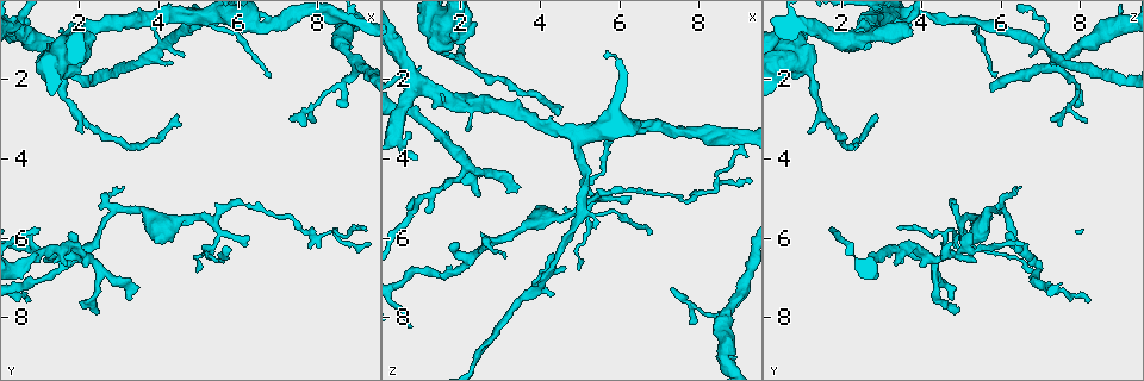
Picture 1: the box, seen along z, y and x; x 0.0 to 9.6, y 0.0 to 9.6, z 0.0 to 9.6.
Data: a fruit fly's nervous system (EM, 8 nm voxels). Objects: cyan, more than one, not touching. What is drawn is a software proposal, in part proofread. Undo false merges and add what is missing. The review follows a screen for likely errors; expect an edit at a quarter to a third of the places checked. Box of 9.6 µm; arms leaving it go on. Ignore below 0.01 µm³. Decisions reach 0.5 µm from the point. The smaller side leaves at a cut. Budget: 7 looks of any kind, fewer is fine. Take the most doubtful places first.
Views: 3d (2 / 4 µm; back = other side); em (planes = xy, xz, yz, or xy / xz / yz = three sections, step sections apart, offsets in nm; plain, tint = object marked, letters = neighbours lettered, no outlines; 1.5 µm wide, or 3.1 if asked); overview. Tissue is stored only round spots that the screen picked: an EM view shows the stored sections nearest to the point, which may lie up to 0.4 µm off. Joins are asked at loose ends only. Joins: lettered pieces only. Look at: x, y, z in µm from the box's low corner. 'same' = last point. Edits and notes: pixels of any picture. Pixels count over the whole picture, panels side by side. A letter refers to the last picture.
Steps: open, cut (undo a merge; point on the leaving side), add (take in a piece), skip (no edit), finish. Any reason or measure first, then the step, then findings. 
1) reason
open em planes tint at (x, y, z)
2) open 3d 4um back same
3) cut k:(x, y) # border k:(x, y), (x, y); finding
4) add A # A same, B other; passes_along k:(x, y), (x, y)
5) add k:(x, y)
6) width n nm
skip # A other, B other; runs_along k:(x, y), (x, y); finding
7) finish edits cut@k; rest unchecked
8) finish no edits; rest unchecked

abrupt turn
open 3d 4um at (5.35, 6.40, 4.95)

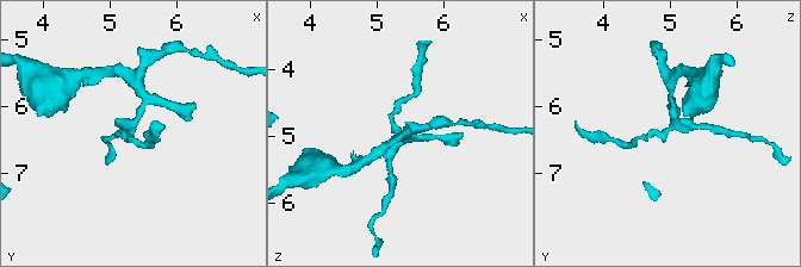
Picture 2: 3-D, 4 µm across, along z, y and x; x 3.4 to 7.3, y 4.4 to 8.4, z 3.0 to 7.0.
arms 3
open em planes letters at (5.30, 6.40, 5.00)

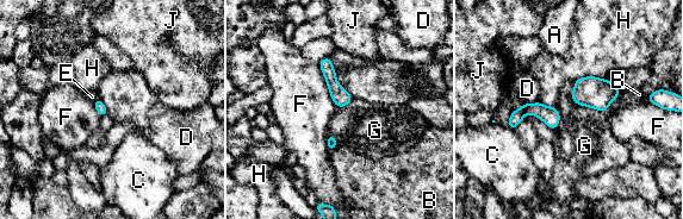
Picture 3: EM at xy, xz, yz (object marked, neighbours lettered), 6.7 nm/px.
skip # A other, B other, C other, D other, E other, F other, G other, H other, J other; runs_along 3:(326, 61), (331, 83), (342, 104); all the same neuron

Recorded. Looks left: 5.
branch stops here
open 3d 4um at (1.95, 6.00, 6.05)

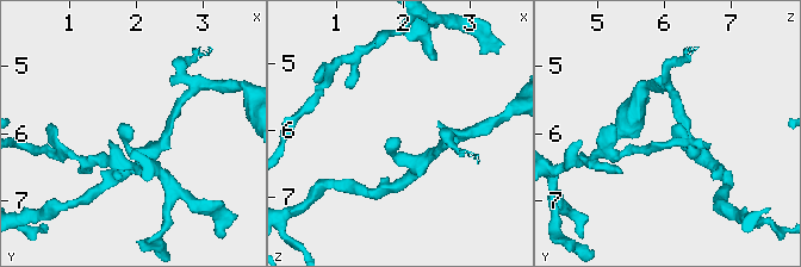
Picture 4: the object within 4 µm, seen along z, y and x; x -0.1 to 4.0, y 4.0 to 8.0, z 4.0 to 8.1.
now the EM
open em yz step 8 letters at (1.95, 5.90, 6.10)

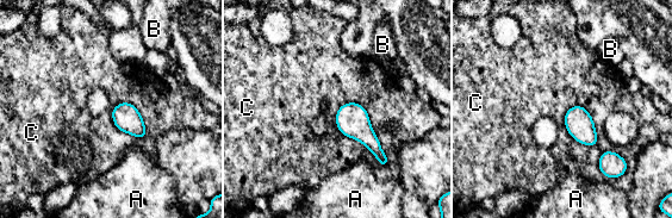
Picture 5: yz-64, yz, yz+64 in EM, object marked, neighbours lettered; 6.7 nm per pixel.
skip # A other, B other, C other; border 5:(342, 104), (364, 107), (389, 159); no lettered piece goes on from it

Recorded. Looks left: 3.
thin end
open em xy step 4 letters at (7.30, 3.05, 7.25)

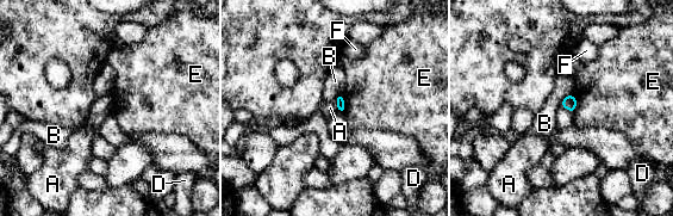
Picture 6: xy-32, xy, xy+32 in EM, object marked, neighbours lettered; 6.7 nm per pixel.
another direction
open em planes letters same

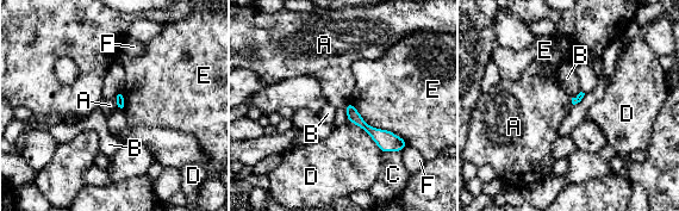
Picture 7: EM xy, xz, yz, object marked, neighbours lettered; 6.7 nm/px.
skip # A other, B other, C other, D other, E other, F other; border 7:(116, 97), (118, 106); none of them fits

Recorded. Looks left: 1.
finish no edits; rest unchecked

